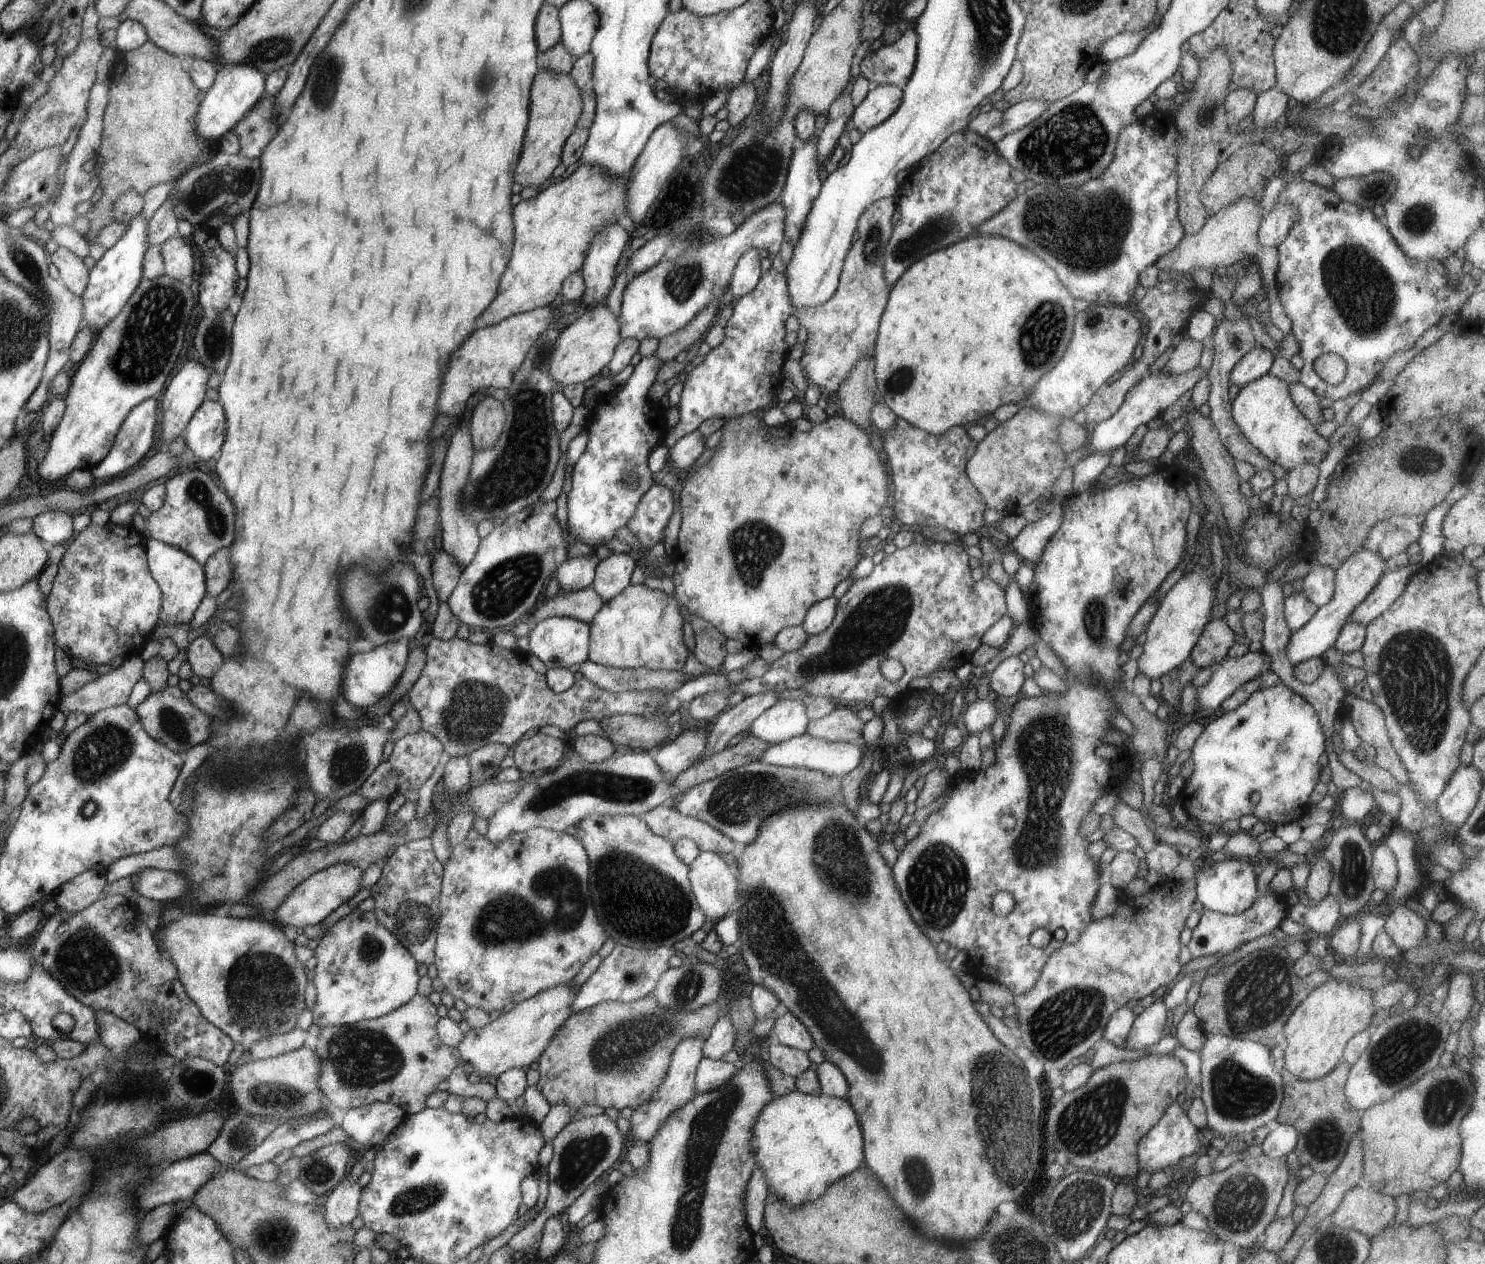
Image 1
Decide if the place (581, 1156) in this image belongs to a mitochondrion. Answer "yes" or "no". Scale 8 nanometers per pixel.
yes

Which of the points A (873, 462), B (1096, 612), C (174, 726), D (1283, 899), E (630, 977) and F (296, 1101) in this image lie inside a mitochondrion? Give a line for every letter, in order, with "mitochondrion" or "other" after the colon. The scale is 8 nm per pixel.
A: other
B: mitochondrion
C: mitochondrion
D: other
E: other
F: mitochondrion

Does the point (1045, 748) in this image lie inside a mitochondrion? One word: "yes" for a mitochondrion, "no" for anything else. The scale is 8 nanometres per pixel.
yes

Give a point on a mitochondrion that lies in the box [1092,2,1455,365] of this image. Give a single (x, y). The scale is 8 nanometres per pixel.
(1361, 289)

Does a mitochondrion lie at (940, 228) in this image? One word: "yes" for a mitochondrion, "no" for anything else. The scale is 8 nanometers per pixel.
yes

